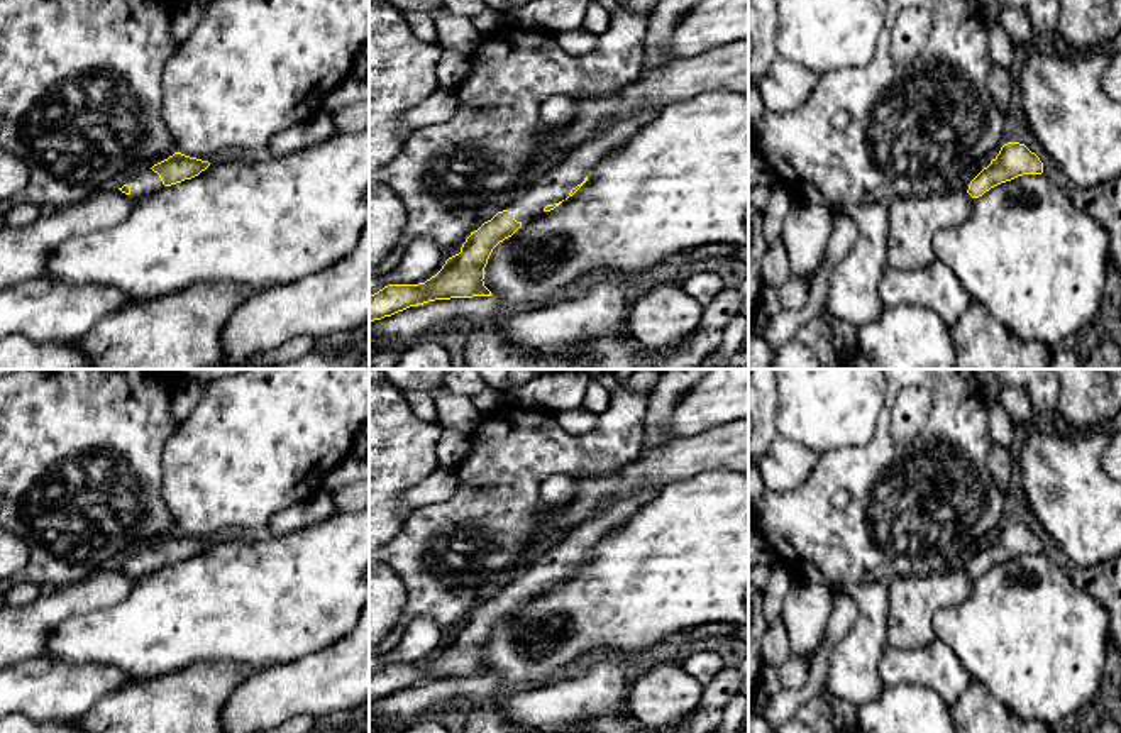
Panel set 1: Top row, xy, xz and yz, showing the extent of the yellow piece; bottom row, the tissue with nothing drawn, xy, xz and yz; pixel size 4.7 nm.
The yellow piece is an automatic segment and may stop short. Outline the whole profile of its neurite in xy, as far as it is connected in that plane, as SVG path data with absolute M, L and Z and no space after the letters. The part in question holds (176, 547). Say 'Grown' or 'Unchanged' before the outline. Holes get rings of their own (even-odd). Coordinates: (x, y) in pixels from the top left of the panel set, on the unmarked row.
Grown. M174 532L168 538L154 543L151 548L139 548L120 564L120 570L132 579L144 577L163 565L171 565L198 555L210 545L208 540Z

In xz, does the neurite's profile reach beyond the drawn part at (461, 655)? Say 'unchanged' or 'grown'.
grown

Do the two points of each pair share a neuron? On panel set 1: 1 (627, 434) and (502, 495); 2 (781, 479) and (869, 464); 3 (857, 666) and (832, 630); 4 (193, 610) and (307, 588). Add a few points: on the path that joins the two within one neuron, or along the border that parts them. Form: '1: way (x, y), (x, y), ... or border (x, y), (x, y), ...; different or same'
1: way (596, 452), (542, 454), (532, 464); same
2: border (820, 456), (798, 486), (786, 491), (771, 490); different
3: border (857, 605), (855, 622), (833, 645); different
4: way (222, 605), (278, 600); same

